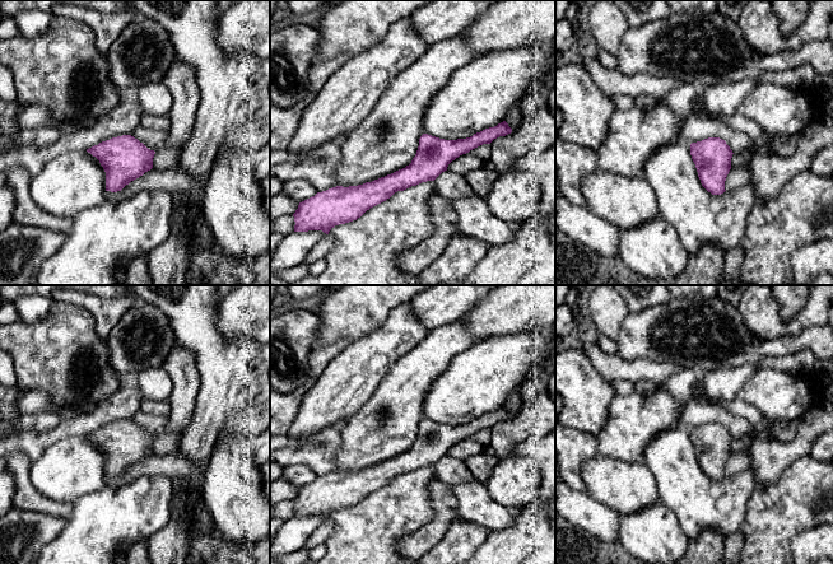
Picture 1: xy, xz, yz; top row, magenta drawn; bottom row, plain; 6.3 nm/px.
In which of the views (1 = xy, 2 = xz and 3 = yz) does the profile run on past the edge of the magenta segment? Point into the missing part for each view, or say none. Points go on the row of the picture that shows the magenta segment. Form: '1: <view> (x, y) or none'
1: none
2: none
3: none

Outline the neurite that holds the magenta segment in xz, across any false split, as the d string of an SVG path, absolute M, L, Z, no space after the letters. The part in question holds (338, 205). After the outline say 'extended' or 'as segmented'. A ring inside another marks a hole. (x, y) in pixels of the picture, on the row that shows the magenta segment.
M503 121L466 139L445 140L423 134L415 157L405 168L363 185L336 186L299 202L293 214L294 232L322 230L329 234L335 225L357 220L395 192L434 181L460 155L511 132Z | as segmented

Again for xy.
M131 135L102 141L87 149L106 172L106 191L121 191L131 181L153 168L155 152Z | as segmented

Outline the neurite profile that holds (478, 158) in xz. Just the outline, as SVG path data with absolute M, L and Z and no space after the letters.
M483 144L452 160L448 164L447 171L451 173L466 176L475 169L485 168L490 159L490 152L490 144Z

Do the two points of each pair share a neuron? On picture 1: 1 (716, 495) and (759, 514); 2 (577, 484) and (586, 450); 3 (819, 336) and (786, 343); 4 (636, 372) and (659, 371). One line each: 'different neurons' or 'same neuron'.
1: different neurons
2: same neuron
3: same neuron
4: same neuron

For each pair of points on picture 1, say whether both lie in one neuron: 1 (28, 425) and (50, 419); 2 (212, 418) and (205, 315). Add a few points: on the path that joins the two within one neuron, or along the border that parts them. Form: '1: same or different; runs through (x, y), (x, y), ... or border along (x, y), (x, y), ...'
1: same; runs through (33, 423), (45, 422)
2: same; runs through (212, 392), (212, 357), (205, 340)

